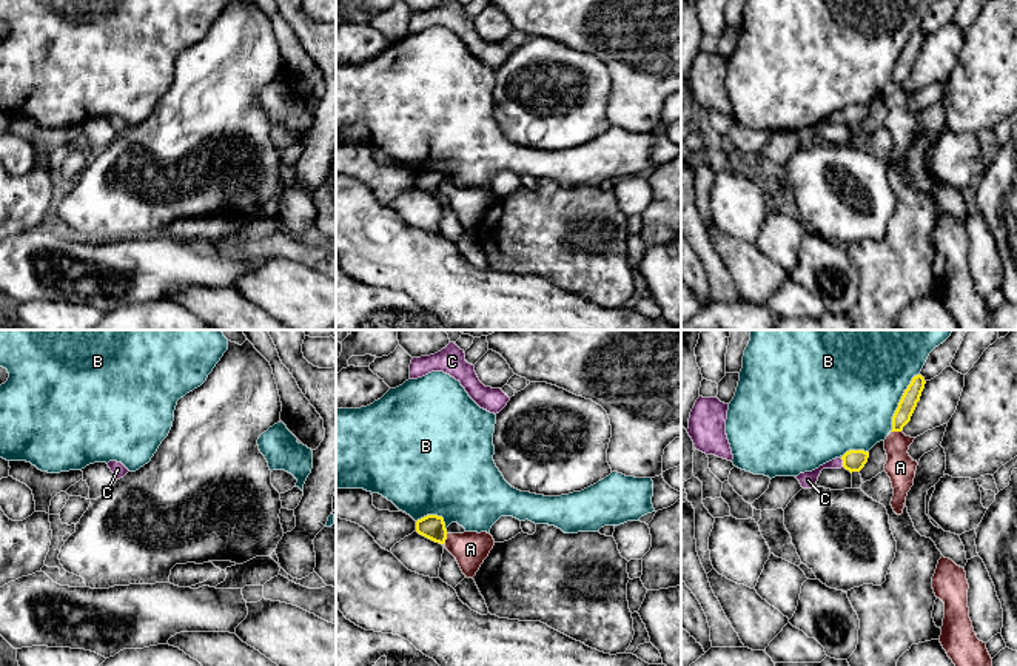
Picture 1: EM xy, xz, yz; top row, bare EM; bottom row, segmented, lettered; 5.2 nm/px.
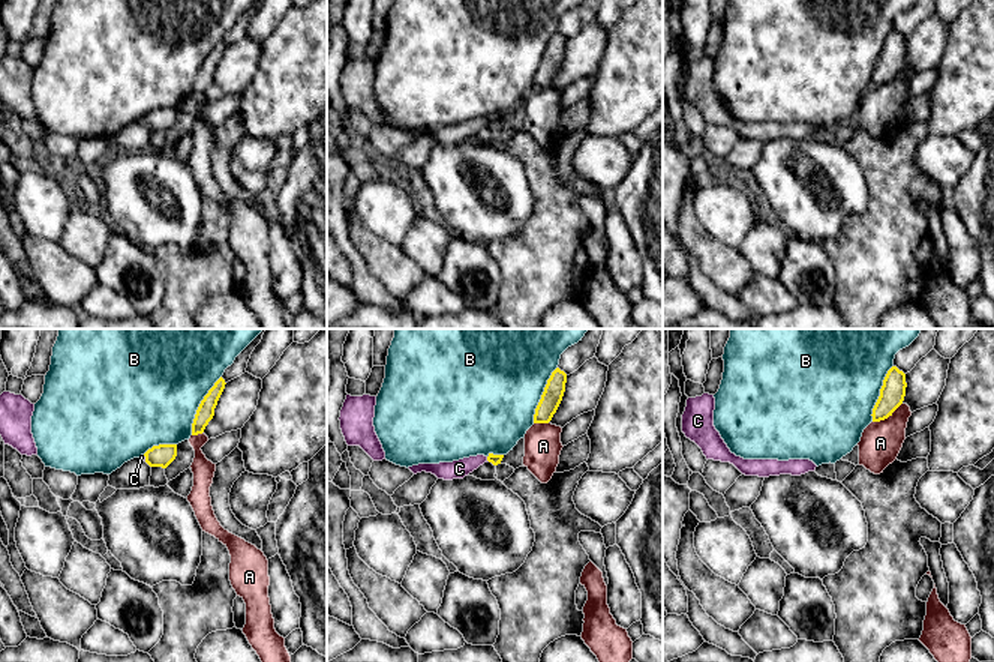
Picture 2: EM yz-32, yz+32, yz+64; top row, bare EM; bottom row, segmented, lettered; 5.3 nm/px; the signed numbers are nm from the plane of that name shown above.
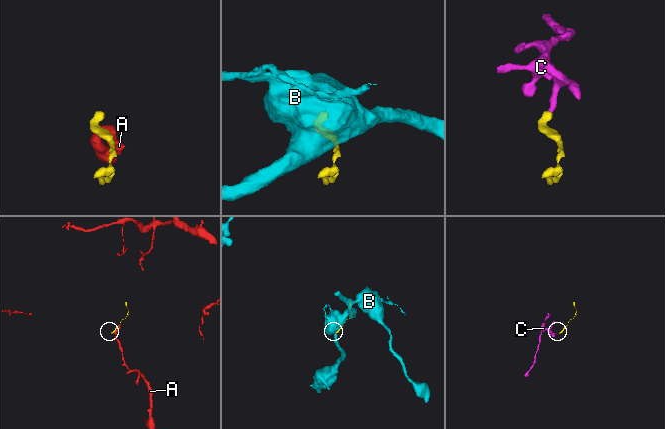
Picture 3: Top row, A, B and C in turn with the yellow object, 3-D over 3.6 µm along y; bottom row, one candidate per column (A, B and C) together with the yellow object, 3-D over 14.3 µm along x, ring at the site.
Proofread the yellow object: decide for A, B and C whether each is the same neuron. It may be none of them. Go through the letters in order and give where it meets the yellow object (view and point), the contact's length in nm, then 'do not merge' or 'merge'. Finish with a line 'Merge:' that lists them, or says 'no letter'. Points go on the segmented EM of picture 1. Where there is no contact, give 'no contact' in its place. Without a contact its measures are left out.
A: meets yellow in yz at (896, 430); contact 60 nm long; do not merge
B: meets yellow in yz at (900, 401); contact 340 nm long; do not merge
C: meets yellow in yz at (843, 461); contact 60 nm long; merge
Merge: C

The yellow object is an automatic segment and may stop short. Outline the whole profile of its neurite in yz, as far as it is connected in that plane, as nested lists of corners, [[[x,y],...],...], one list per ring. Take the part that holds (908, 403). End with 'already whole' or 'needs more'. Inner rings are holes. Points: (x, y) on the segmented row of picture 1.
[[[921,375],[912,378],[892,416],[891,432],[901,432],[903,427],[911,421],[911,416],[917,407],[917,402],[920,401],[925,384],[926,381]]] | already whole

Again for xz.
[[[427,515],[416,521],[416,532],[435,543],[444,544],[447,540],[447,529],[442,516]]] | already whole

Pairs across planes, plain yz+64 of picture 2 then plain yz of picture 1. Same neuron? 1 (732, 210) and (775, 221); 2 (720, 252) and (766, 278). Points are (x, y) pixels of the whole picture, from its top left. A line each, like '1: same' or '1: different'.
1: different
2: same

